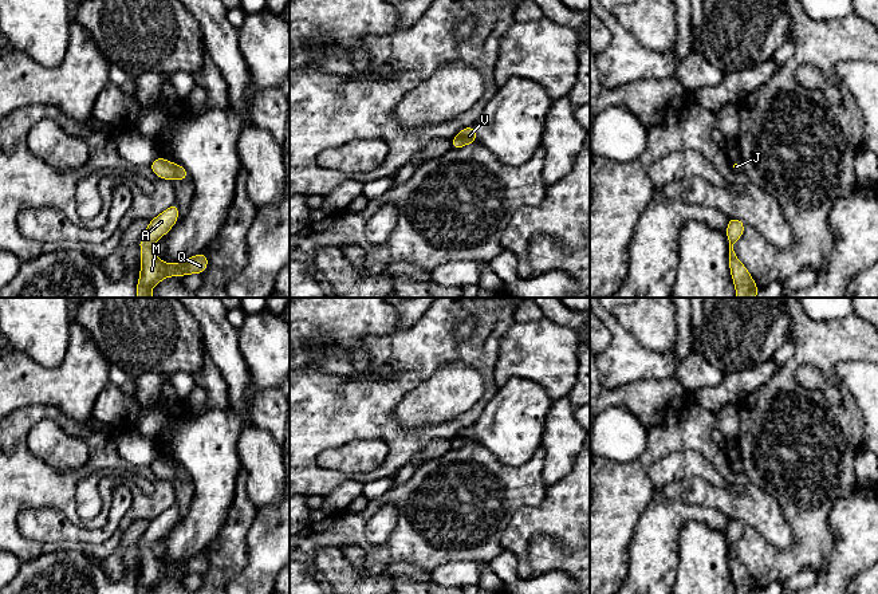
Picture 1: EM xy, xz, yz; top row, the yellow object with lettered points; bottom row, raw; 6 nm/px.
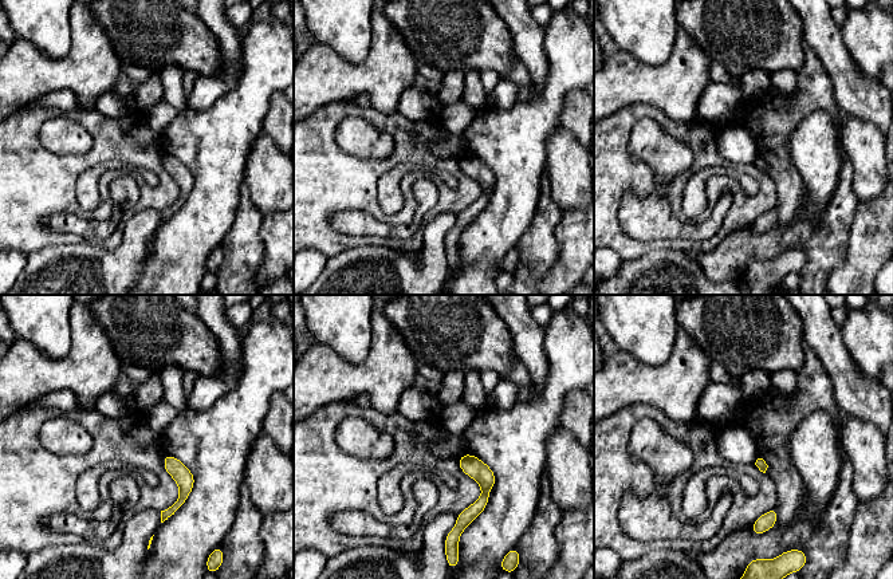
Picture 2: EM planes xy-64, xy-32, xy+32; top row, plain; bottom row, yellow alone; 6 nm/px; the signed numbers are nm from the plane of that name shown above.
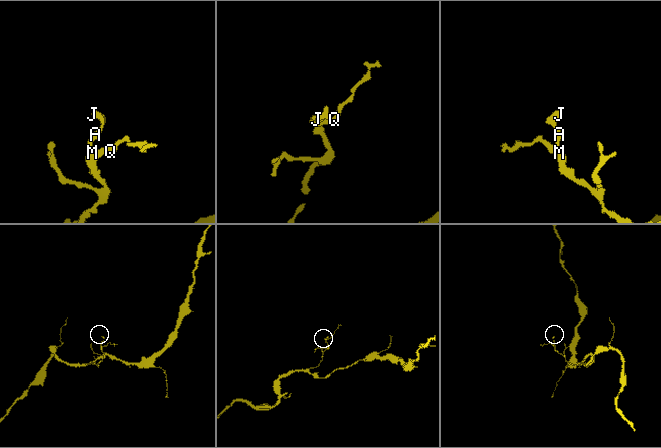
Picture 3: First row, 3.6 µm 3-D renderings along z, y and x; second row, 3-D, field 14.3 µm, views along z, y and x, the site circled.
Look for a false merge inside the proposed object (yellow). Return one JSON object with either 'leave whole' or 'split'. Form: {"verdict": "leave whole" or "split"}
{"verdict": "leave whole"}

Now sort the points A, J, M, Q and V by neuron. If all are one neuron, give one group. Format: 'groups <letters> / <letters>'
groups A J M Q V

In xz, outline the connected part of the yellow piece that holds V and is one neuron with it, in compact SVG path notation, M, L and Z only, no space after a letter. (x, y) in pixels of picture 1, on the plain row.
M473 425L464 428L453 440L452 449L460 449L468 444L477 442L476 432Z

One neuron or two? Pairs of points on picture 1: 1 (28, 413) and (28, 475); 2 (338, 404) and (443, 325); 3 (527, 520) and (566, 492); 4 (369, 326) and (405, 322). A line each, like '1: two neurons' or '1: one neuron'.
1: one neuron
2: one neuron
3: one neuron
4: two neurons

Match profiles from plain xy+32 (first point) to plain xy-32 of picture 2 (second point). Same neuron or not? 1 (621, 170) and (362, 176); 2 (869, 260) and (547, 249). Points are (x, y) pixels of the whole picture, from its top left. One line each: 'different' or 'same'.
1: same
2: different

